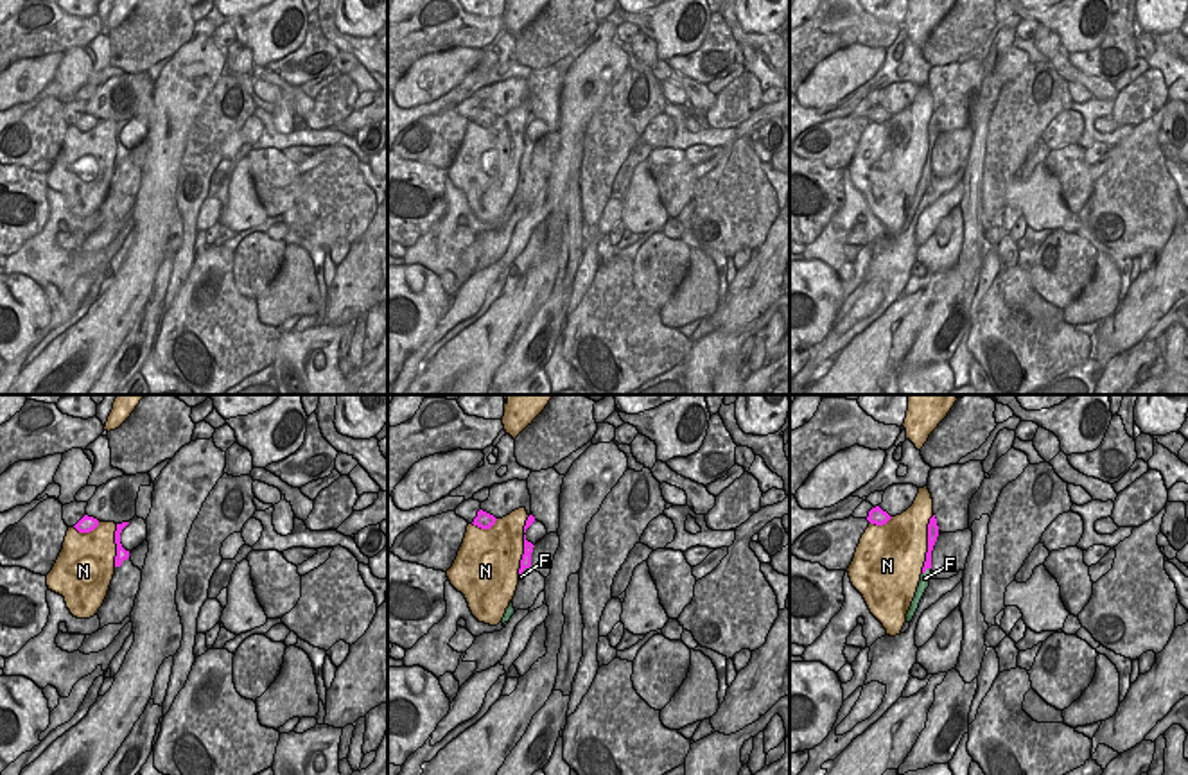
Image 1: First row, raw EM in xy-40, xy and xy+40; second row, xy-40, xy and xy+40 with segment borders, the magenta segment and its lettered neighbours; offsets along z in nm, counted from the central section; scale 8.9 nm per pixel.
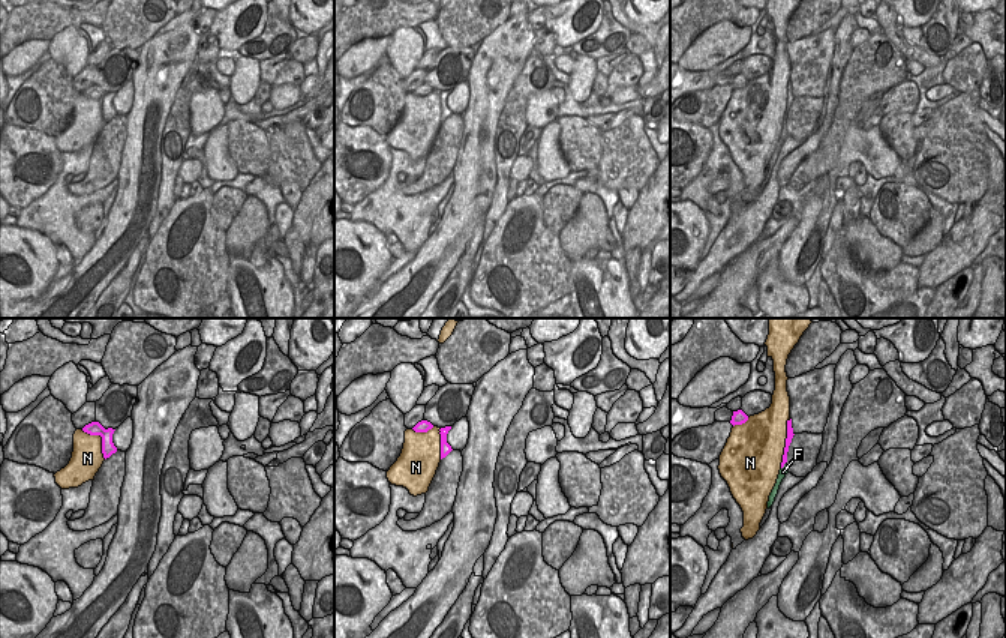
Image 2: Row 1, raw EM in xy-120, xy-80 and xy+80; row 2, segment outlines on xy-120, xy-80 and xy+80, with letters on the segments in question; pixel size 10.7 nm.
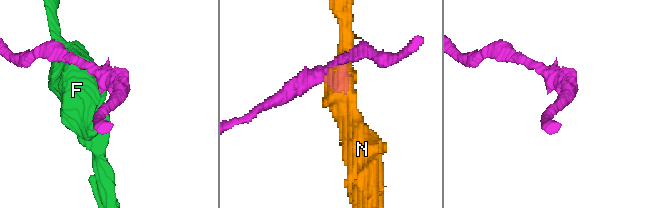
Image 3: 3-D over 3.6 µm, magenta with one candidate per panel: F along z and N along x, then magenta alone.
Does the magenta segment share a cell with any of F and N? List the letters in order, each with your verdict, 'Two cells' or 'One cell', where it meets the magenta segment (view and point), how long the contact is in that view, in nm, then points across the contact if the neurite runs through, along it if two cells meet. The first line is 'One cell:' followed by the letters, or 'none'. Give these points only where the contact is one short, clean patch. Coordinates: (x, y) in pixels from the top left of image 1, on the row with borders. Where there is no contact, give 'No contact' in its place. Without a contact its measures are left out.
One cell: none
F: Two cells. Touches magenta at xy+40 (925, 571). Shared border 110 nm. Boundary: xy+40 (930, 567), (923, 574)
N: Two cells. Touches magenta at xy+40 (928, 544). Shared border 550 nm.

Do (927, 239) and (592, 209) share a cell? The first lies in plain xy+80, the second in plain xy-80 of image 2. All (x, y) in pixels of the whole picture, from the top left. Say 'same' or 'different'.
same

